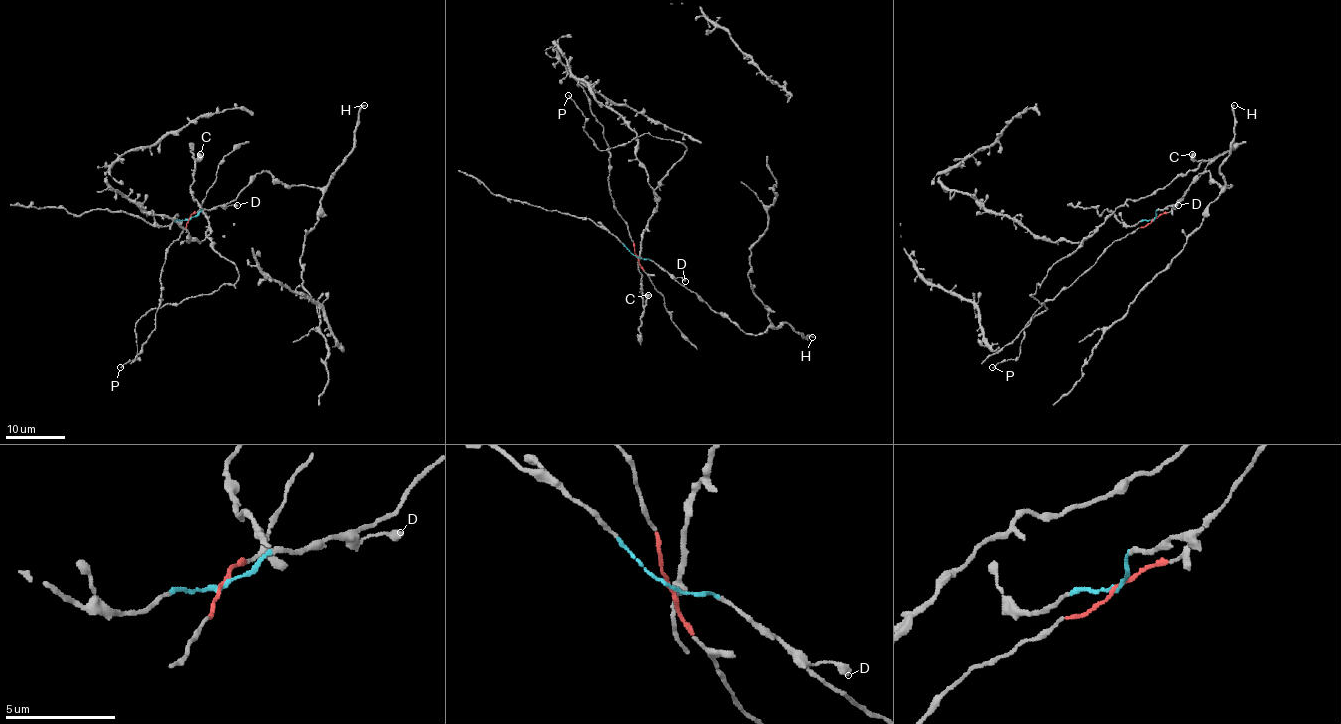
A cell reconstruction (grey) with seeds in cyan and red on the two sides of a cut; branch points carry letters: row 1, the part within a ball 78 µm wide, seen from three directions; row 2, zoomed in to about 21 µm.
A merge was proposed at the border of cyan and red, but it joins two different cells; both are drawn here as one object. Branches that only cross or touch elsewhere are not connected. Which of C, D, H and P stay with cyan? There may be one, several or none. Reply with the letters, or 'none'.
D, H

